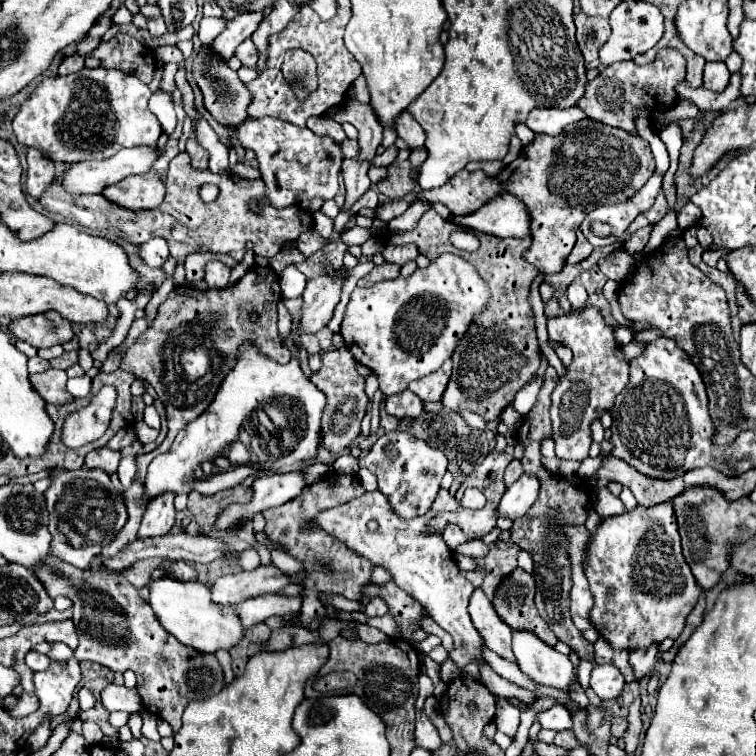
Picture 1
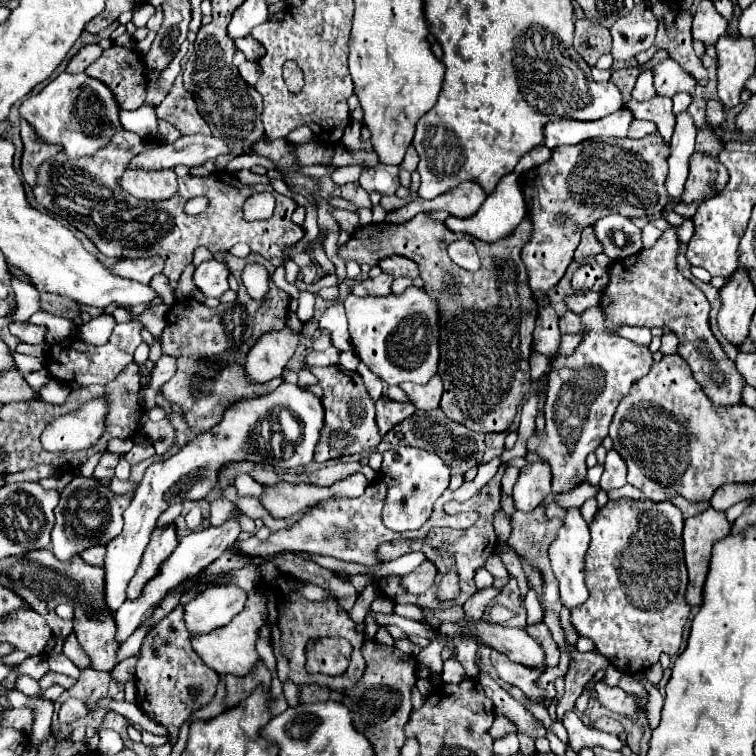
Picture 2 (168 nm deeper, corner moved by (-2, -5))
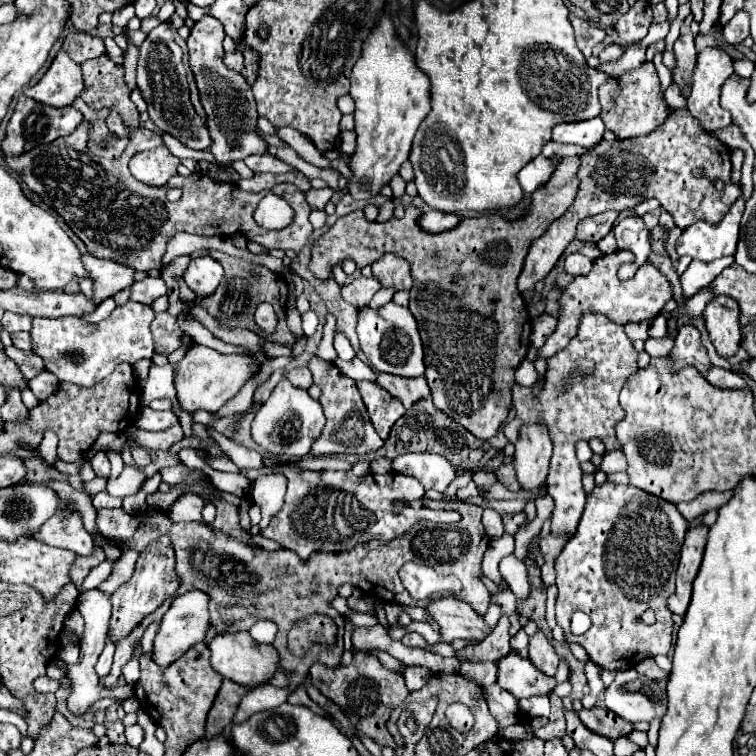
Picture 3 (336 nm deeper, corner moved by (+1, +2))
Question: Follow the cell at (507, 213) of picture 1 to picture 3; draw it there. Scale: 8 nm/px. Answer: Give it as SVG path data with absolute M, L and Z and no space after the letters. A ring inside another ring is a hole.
M426 211L424 217L420 217L420 225L424 225L424 229L428 229L430 233L440 233L440 231L448 231L452 227L456 227L462 219L458 215L452 213L440 213L440 211Z

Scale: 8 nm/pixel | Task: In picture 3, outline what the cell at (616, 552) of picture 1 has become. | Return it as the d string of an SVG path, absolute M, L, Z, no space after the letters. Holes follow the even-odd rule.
M604 483L602 487L596 487L586 499L586 507L576 533L556 559L556 585L560 591L556 601L556 621L564 629L568 643L580 643L586 649L590 661L608 671L632 669L646 657L656 657L660 653L668 655L674 629L672 611L668 609L668 597L676 589L674 581L686 529L688 523L684 521L684 517L680 517L680 511L670 501L664 501L632 485L626 487ZM646 609L656 611L656 623L650 627L636 623L636 619ZM574 611L584 611L592 619L592 627L580 637L570 631L570 615Z

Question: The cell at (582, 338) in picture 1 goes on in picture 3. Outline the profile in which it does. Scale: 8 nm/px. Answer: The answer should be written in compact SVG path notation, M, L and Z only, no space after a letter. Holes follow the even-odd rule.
M584 315L578 335L568 343L566 349L546 359L546 381L540 395L534 395L528 387L512 387L512 403L516 407L516 417L504 427L504 435L510 443L516 443L520 437L522 425L546 425L550 439L554 443L554 455L548 475L548 493L556 501L552 513L552 535L576 533L580 523L586 493L582 489L582 469L576 459L576 443L582 439L598 437L605 445L605 451L620 449L620 443L614 435L614 425L622 419L622 409L618 405L620 389L624 387L628 375L636 373L636 349L626 337L624 329L604 315Z

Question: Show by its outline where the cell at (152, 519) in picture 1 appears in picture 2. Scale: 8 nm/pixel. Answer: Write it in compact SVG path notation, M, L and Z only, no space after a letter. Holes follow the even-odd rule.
M173 524L155 528L155 532L151 534L151 542L137 568L137 574L131 578L131 582L127 586L127 600L139 598L139 594L143 592L143 584L147 584L147 580L151 580L151 576L157 576L159 566L163 564L163 560L167 560L167 556L171 556L175 544L179 544L179 542L177 542Z

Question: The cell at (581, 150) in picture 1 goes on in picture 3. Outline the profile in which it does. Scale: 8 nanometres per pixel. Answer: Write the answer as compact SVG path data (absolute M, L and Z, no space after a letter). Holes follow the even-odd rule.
M684 109L672 111L666 121L654 129L650 135L642 139L616 139L606 141L602 139L590 151L580 155L580 169L578 169L578 193L570 209L550 223L540 239L530 245L530 251L524 261L524 269L518 277L520 291L532 291L538 281L542 281L556 265L568 243L576 235L576 225L580 219L588 215L598 215L604 211L624 211L634 209L638 203L646 199L658 199L660 205L674 215L674 221L680 229L692 225L692 221L720 221L730 205L740 197L740 187L730 183L730 153L724 143L714 139L708 131L700 129L698 121ZM720 157L720 165L716 163ZM704 167L706 177L694 179L692 169ZM722 179L726 189L718 193L714 189L714 181Z

